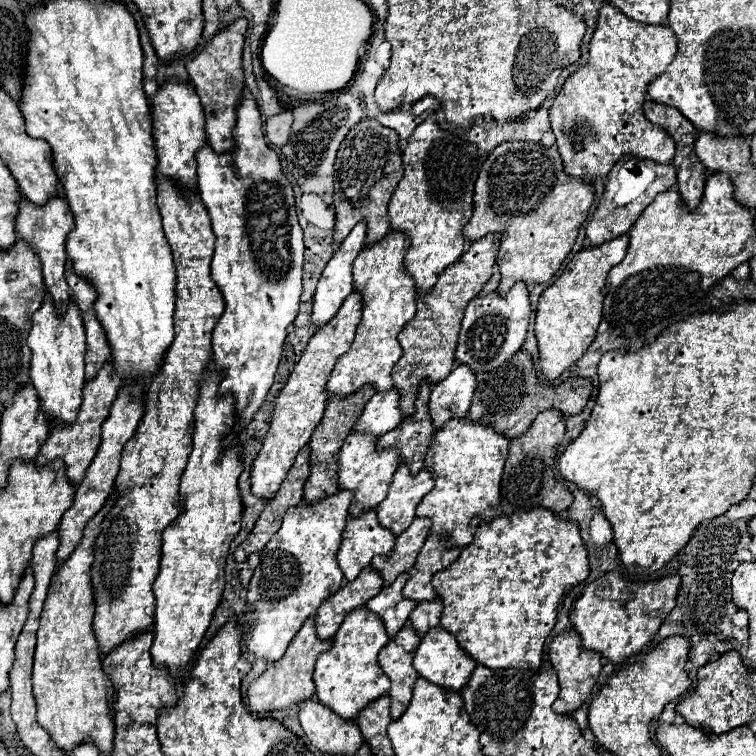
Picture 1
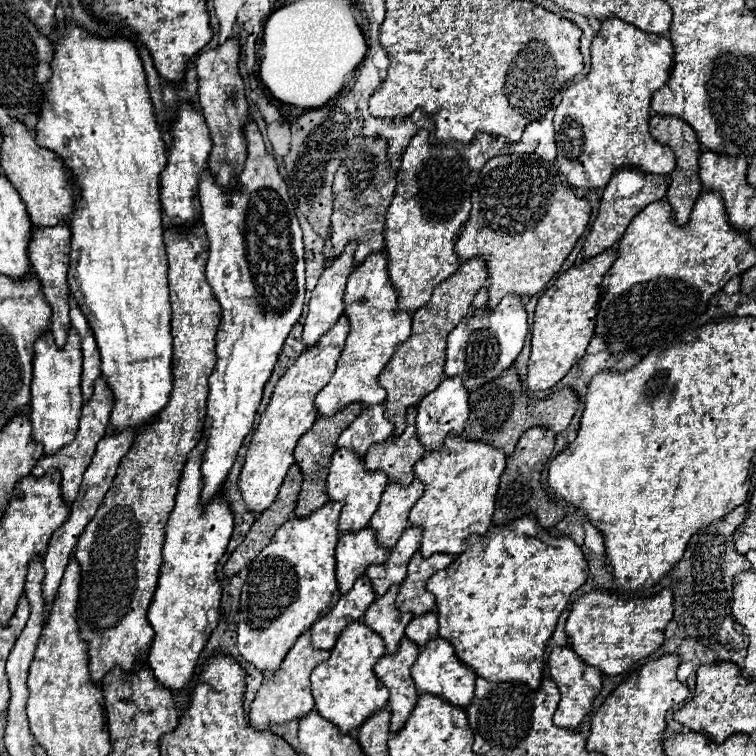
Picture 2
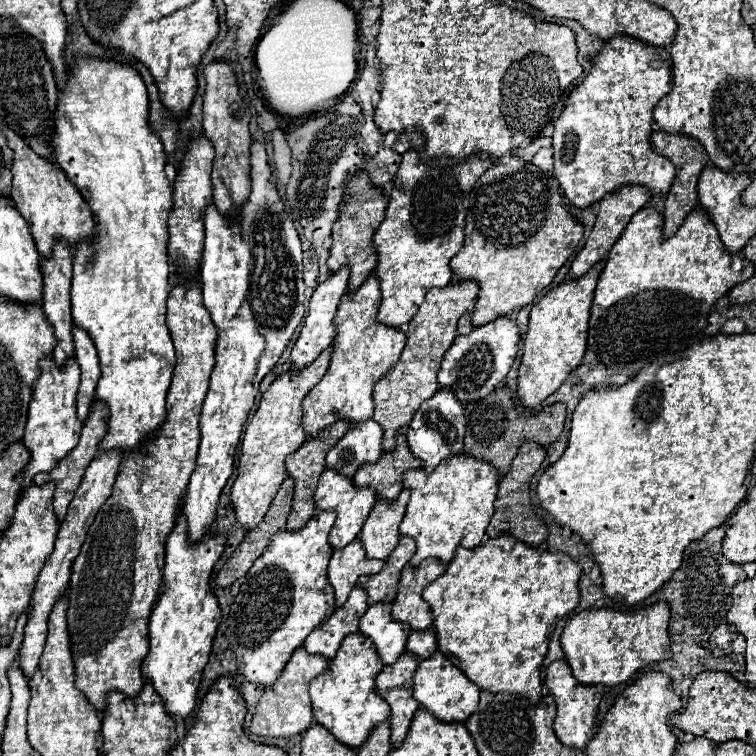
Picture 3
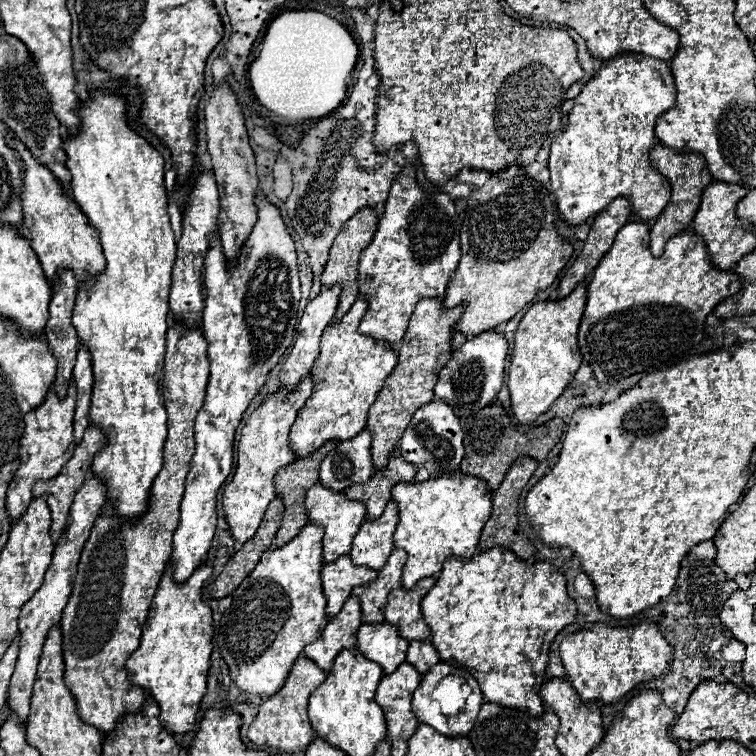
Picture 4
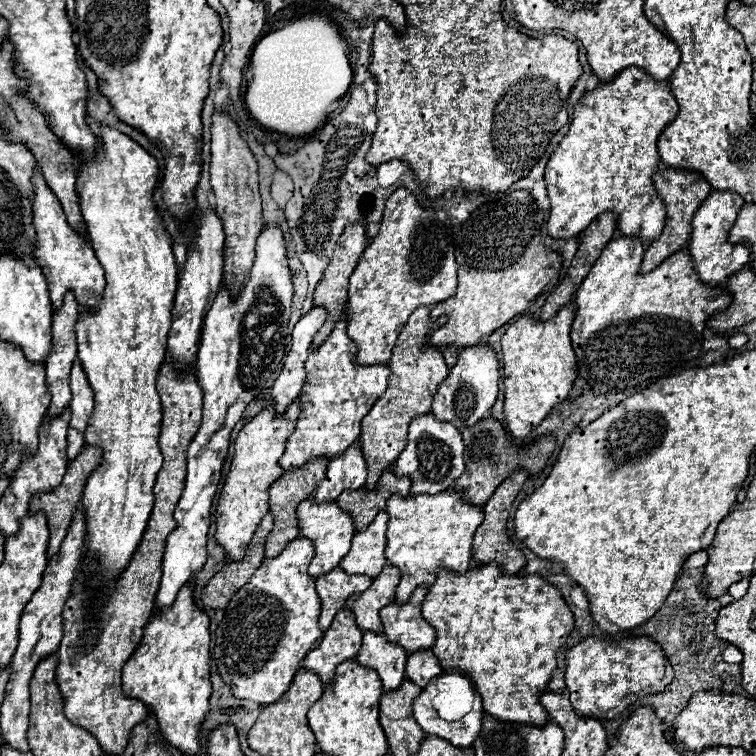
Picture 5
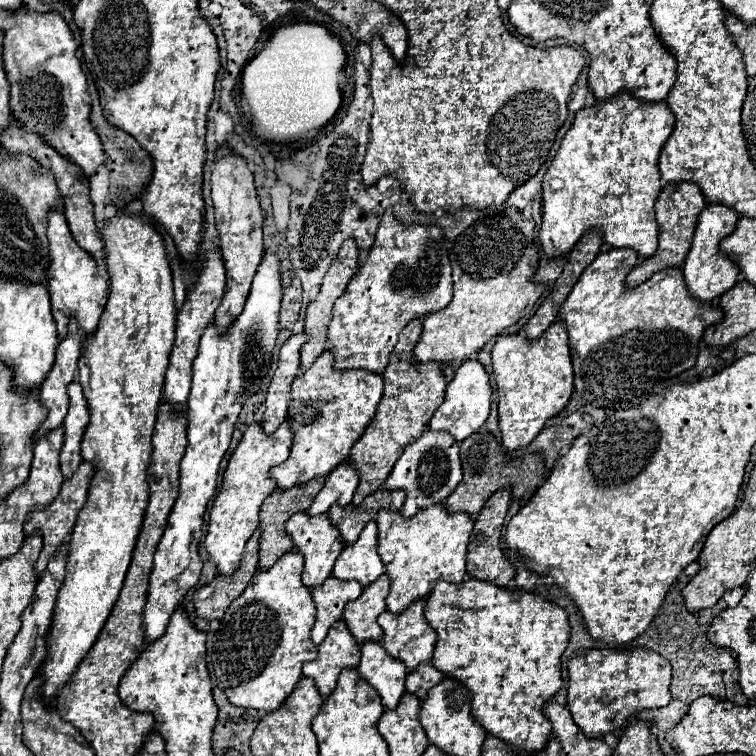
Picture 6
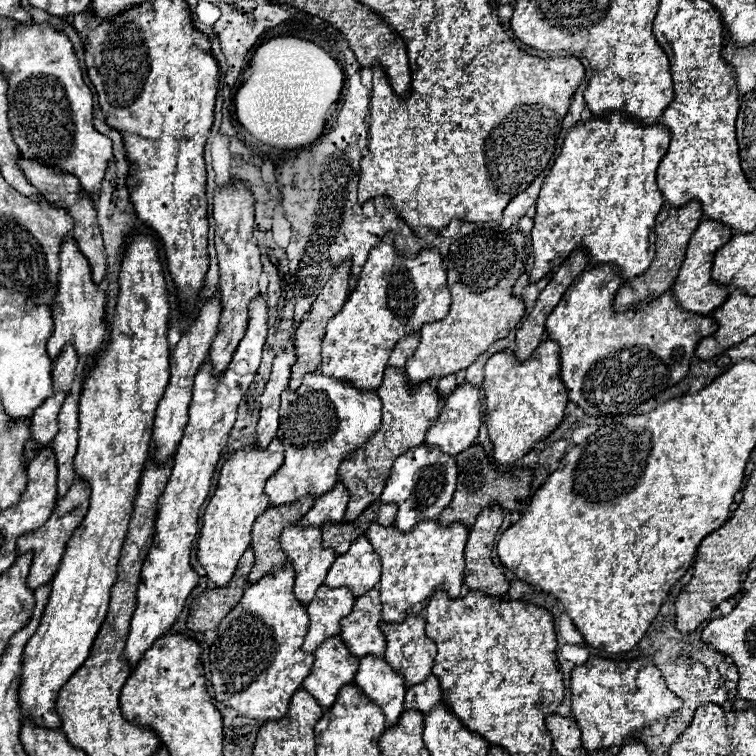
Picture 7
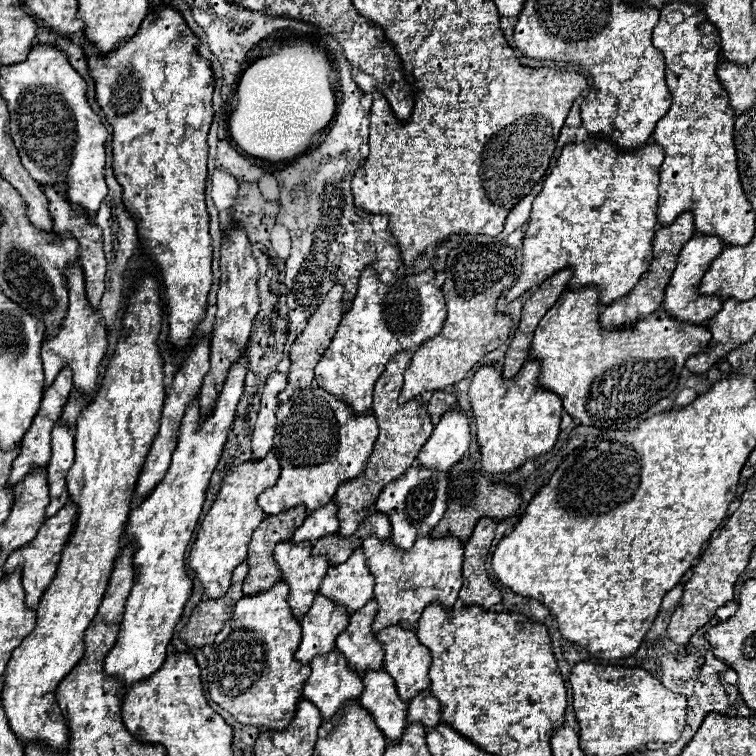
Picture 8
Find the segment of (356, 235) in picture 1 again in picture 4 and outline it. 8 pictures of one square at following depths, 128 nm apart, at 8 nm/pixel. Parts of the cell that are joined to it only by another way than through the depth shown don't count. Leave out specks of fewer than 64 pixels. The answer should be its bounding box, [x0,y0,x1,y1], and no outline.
[280,286,342,388]

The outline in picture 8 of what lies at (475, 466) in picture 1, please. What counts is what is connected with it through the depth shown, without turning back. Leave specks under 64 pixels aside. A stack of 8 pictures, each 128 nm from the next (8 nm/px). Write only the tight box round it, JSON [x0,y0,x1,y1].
[362,536,462,632]

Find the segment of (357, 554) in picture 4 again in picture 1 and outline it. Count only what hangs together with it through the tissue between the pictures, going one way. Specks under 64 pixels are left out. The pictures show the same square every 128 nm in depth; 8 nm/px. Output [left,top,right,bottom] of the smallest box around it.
[376,464,434,534]

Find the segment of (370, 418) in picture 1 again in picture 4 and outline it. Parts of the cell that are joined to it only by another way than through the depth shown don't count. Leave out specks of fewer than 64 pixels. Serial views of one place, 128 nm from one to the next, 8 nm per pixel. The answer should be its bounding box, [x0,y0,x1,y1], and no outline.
[320,430,374,492]

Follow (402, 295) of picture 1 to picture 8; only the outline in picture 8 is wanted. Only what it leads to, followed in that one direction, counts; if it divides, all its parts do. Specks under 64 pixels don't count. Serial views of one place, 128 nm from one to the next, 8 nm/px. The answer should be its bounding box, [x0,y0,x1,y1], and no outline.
[258,384,378,516]

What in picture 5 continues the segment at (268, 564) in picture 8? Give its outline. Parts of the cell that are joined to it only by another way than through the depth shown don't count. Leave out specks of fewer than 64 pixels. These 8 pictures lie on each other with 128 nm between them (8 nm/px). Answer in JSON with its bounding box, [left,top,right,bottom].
[266,456,328,558]

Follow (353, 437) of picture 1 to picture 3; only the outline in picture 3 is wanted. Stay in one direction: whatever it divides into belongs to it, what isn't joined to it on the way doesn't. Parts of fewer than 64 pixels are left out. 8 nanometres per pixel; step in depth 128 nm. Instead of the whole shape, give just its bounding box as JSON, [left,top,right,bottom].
[314,470,376,548]

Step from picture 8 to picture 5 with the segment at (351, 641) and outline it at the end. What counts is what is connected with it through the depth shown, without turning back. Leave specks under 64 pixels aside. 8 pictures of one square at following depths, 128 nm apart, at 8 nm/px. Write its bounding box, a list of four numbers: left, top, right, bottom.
[346,564,400,632]

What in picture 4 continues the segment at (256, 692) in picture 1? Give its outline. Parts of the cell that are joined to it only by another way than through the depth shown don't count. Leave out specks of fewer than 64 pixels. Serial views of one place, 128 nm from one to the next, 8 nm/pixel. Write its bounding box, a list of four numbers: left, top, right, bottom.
[248,656,326,752]

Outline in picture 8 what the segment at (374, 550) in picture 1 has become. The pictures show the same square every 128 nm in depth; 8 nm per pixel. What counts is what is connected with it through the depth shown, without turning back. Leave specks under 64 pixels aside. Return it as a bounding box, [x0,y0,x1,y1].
[294,594,348,664]

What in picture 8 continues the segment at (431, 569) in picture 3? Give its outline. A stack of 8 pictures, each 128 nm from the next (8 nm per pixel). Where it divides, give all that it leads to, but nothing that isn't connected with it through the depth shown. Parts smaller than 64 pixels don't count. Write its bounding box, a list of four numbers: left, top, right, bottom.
[376,626,432,702]

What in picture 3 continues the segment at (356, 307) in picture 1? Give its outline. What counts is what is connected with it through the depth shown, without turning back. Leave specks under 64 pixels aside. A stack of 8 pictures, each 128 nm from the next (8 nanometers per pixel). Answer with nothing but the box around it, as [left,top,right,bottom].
[232,346,334,530]

